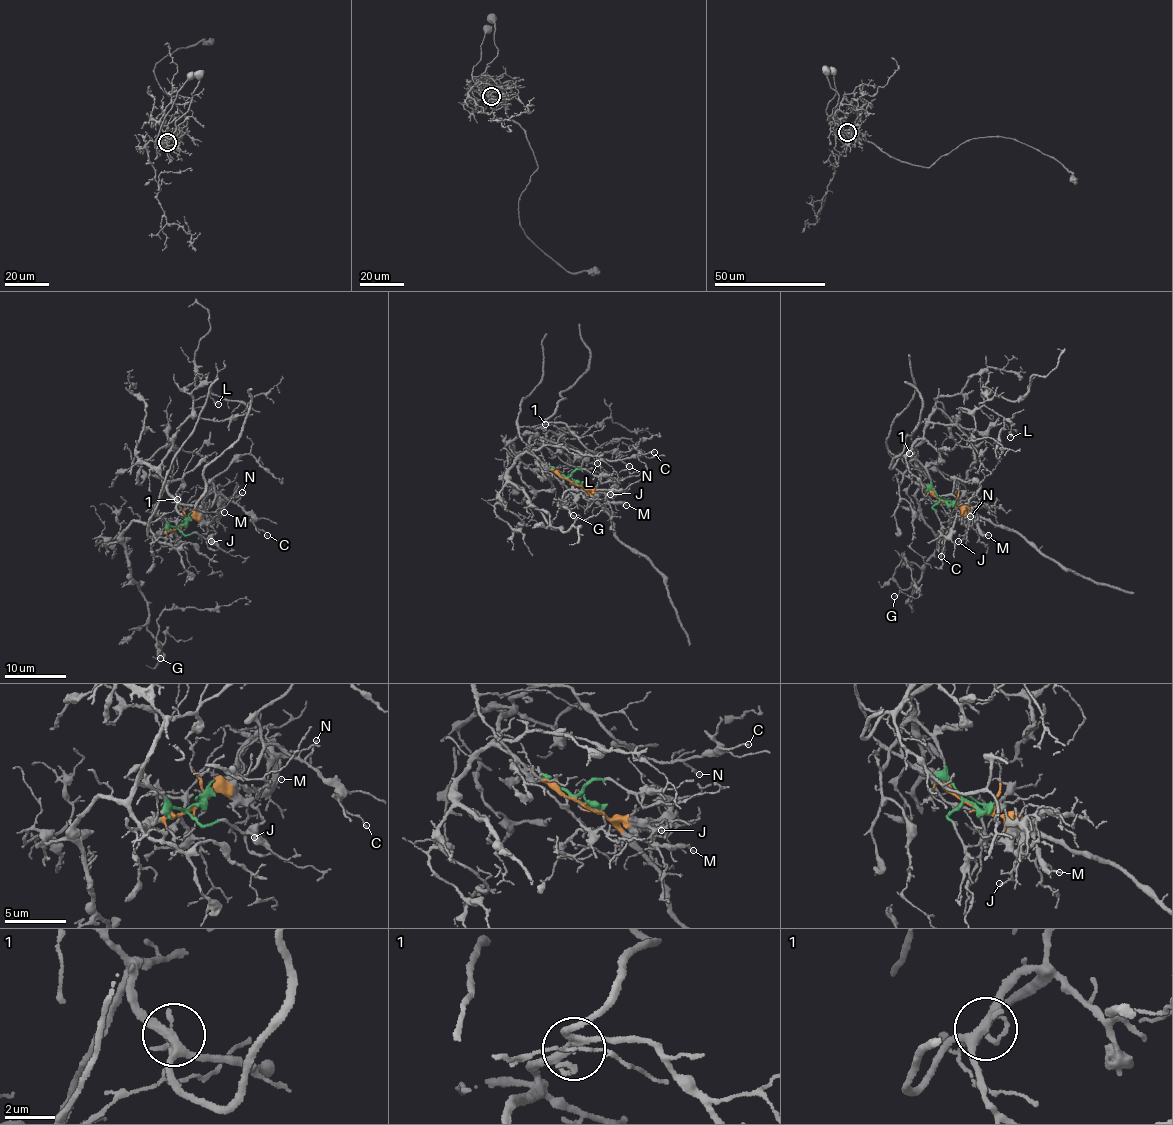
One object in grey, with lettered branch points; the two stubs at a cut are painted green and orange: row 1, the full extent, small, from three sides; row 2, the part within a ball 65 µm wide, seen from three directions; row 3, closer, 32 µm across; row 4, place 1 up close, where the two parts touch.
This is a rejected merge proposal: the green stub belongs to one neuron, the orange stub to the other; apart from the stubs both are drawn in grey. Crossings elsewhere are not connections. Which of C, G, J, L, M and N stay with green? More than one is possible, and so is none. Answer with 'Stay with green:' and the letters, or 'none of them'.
Stay with green: C, G, L, N

